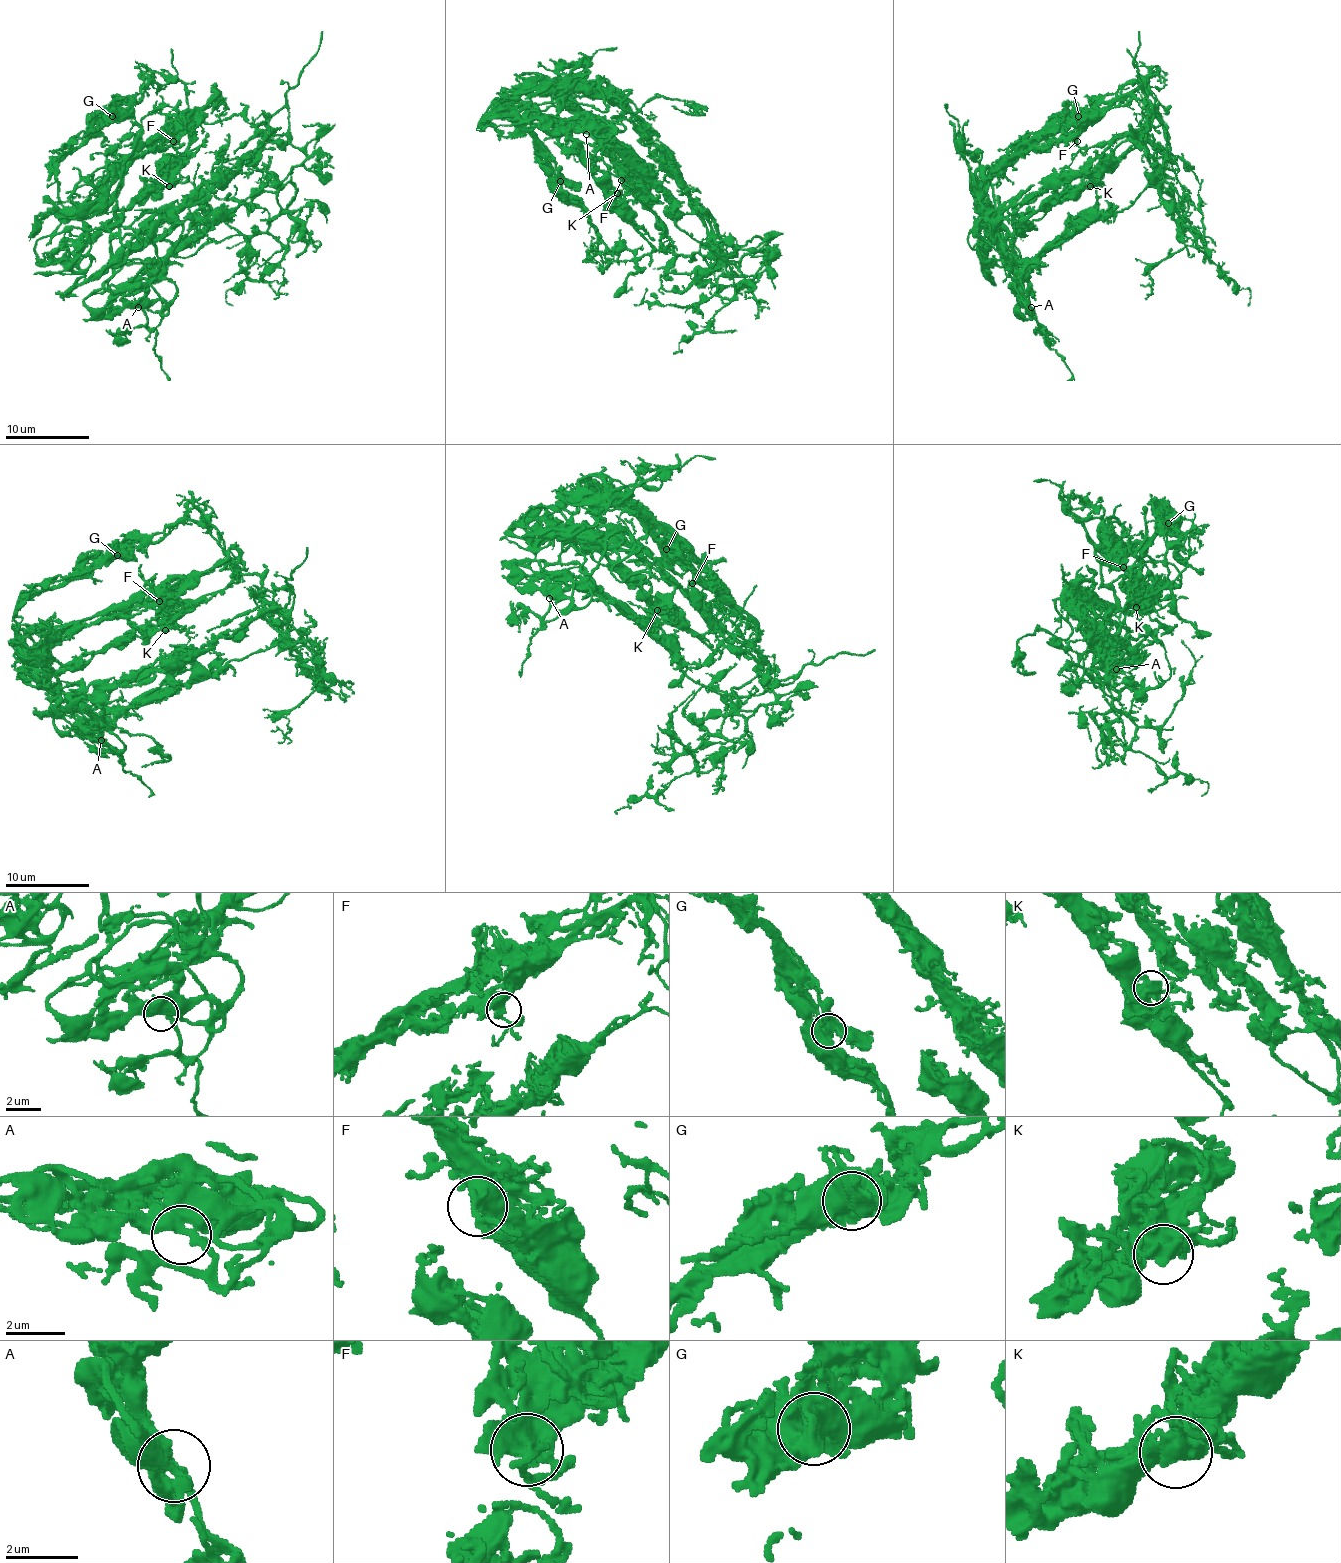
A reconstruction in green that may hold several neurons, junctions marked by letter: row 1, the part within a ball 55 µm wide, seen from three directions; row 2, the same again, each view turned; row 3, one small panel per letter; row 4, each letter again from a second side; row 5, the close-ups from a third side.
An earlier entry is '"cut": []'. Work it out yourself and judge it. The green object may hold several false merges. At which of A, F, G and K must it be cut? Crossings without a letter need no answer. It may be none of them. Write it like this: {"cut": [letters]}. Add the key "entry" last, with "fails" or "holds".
{"cut": [], "entry": "holds"}

